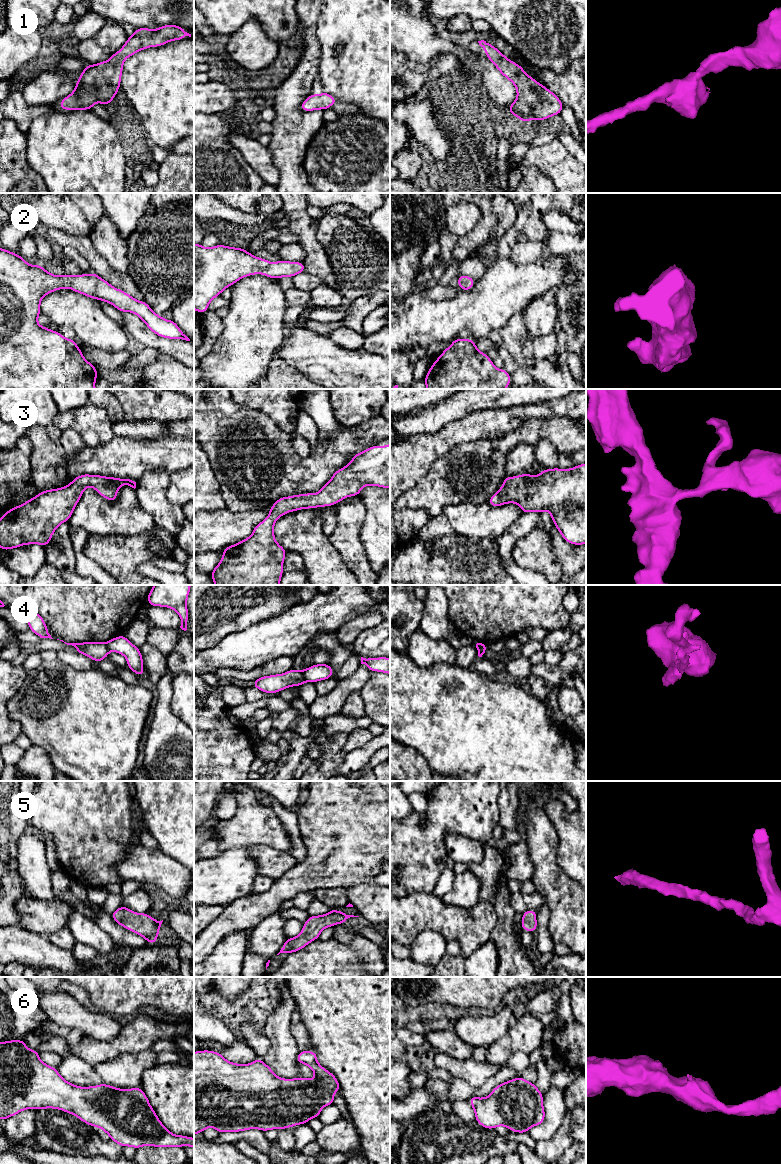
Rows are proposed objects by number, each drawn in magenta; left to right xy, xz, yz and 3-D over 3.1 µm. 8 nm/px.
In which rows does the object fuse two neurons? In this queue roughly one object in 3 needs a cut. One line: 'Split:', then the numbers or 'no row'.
Split: 4

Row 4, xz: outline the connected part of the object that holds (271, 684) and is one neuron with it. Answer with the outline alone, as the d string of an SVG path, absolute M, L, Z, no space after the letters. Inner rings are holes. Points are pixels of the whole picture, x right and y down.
M291 669L284 674L263 676L253 680L253 687L265 693L274 694L290 686L299 687L305 681L302 671Z

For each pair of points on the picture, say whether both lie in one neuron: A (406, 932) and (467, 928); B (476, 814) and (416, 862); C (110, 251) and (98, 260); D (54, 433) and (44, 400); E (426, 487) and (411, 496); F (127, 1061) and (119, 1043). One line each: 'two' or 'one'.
A: one
B: one
C: two
D: one
E: one
F: two

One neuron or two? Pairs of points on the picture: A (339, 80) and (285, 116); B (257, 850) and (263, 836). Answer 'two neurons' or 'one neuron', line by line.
A: two neurons
B: two neurons

